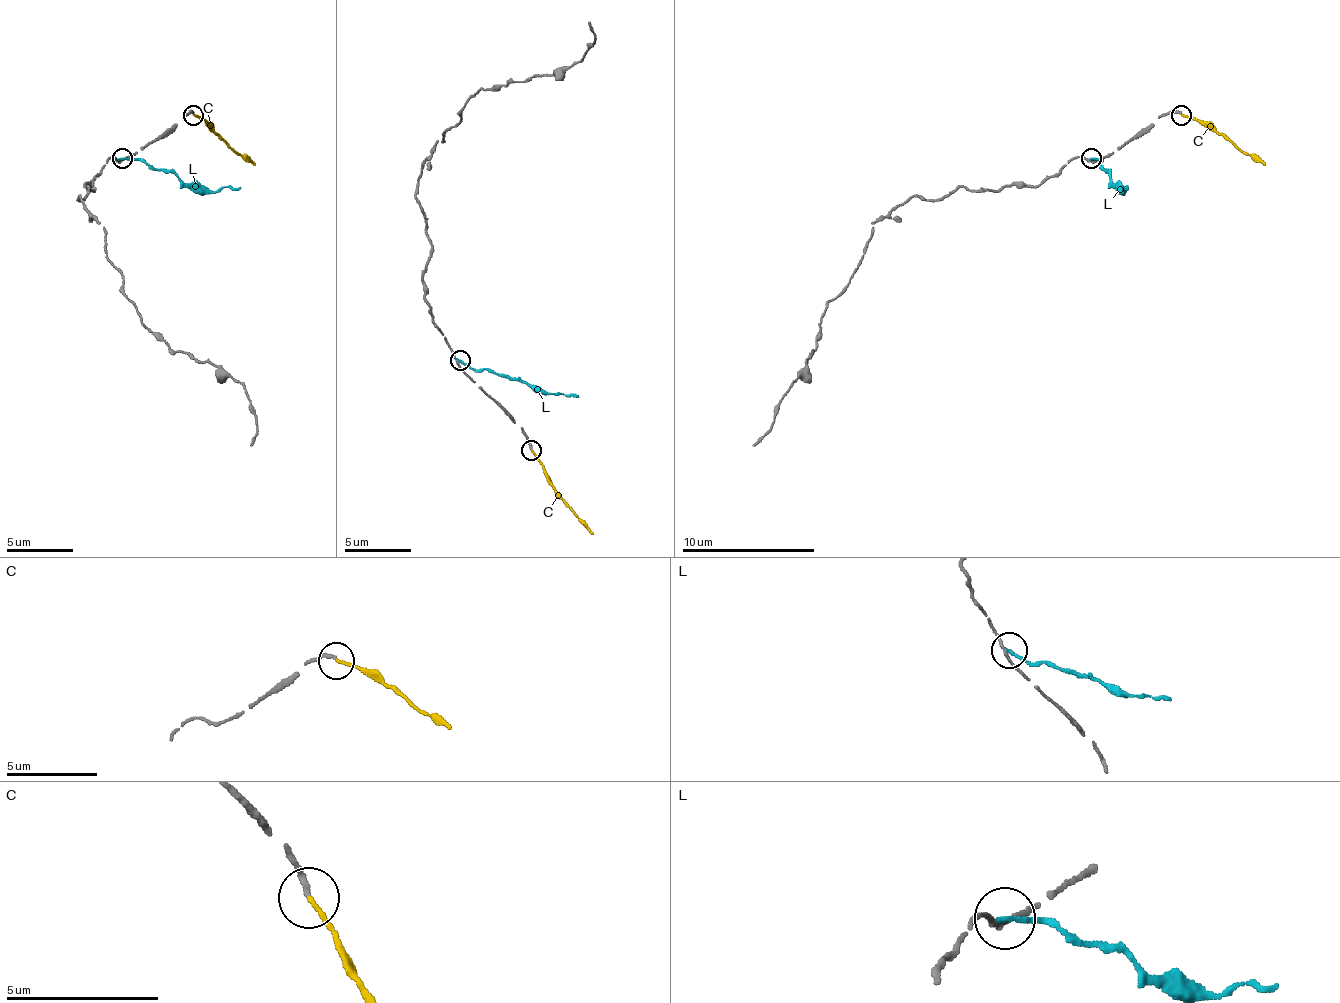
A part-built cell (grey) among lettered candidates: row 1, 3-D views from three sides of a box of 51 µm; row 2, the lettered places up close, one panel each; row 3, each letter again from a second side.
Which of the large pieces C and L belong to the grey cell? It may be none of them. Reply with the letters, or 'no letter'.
C

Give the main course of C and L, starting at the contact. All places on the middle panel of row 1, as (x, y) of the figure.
C: (531, 451), (547, 481), (594, 534)
L: (460, 361), (480, 371), (527, 381), (547, 394), (577, 398)

